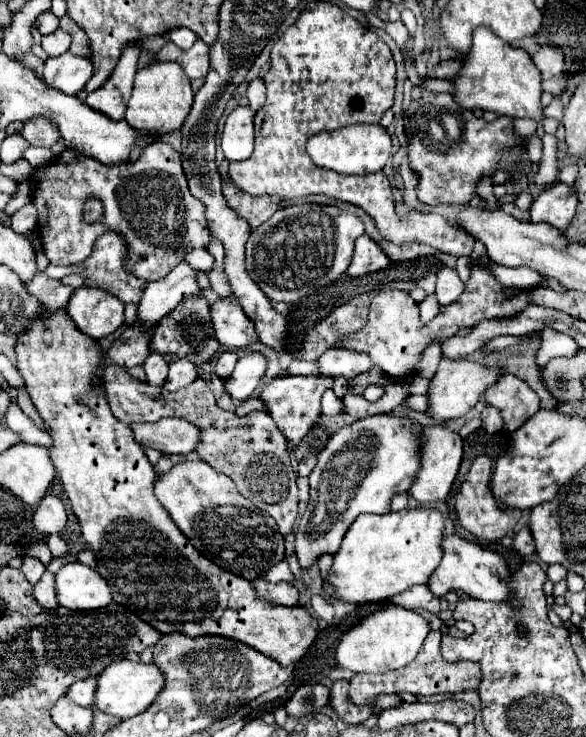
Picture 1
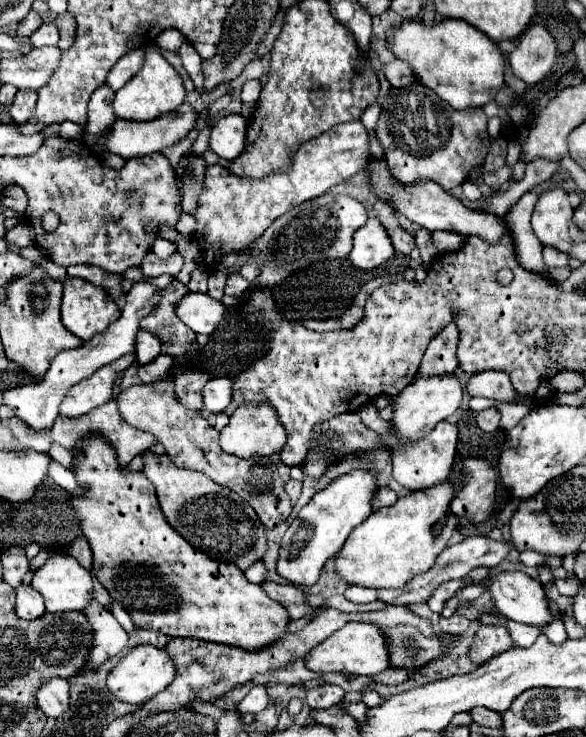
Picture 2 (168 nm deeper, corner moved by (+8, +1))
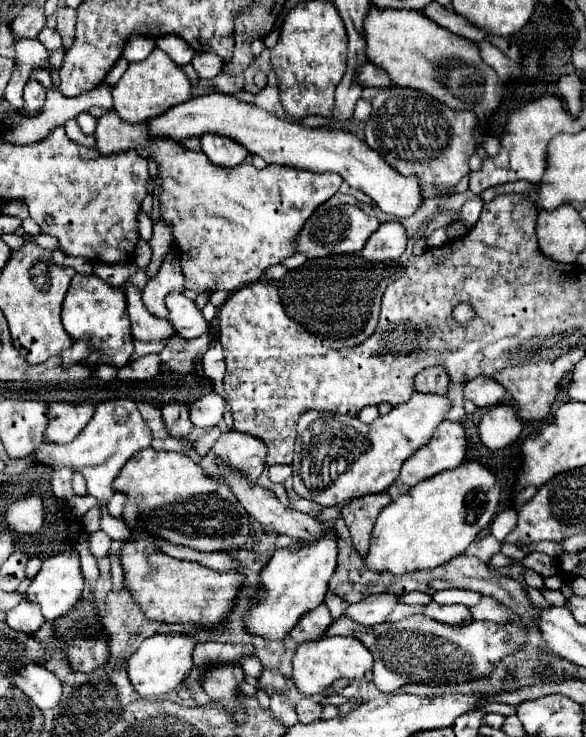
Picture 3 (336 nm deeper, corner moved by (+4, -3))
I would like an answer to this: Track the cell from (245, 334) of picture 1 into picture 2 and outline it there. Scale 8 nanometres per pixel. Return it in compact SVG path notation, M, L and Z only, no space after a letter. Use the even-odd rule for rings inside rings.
M187 293L179 303L175 303L179 319L193 331L209 335L225 319L225 305L217 299L211 299L205 293Z

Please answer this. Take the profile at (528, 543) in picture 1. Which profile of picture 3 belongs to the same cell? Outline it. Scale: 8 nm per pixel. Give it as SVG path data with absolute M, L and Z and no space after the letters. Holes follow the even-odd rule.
M379 593L379 595L369 595L367 599L363 599L355 605L349 605L345 613L347 613L347 617L355 619L357 623L375 625L375 623L387 621L387 617L391 615L391 611L395 609L397 603L399 603L399 595Z

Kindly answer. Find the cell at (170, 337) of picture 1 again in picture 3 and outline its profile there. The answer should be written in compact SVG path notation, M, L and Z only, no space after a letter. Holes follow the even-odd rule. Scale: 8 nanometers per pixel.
M171 251L165 257L157 277L147 281L147 285L143 289L143 303L145 303L147 311L155 317L167 319L165 297L173 291L177 291L177 293L183 291L183 273L181 273L181 265L179 265L179 255L175 251Z

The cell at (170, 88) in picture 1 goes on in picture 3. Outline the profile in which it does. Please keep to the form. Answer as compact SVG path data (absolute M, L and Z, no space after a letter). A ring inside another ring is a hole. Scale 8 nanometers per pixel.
M153 49L145 61L129 63L125 75L117 81L113 91L113 109L127 123L145 123L163 111L191 99L191 85L185 71L175 65L161 49Z

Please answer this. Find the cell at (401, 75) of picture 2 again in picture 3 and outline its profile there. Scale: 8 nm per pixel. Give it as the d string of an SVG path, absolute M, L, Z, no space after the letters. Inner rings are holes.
M367 63L359 71L359 83L363 83L363 87L391 87L391 85L395 85L391 81L391 77L375 63Z

